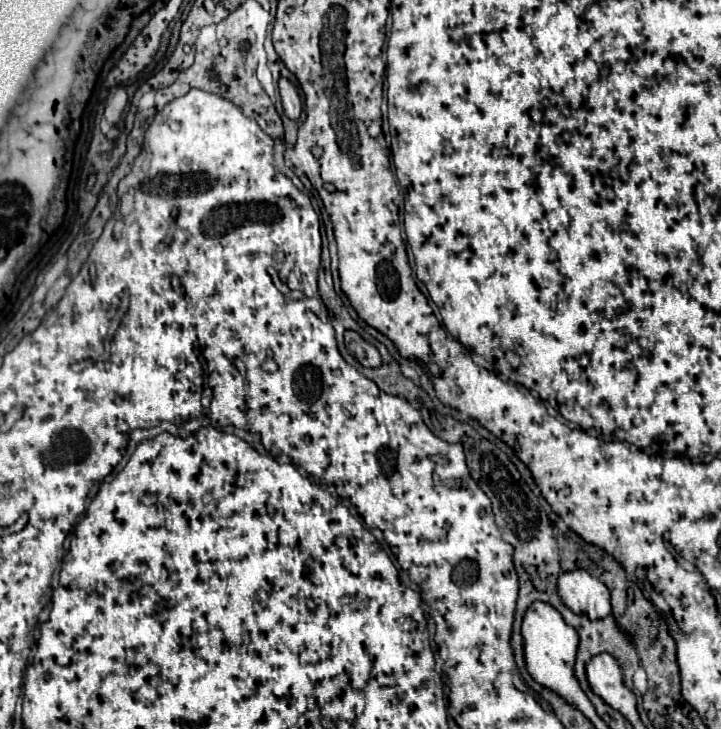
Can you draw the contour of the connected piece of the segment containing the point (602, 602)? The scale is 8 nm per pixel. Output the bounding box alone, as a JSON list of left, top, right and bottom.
[558,570,612,620]

